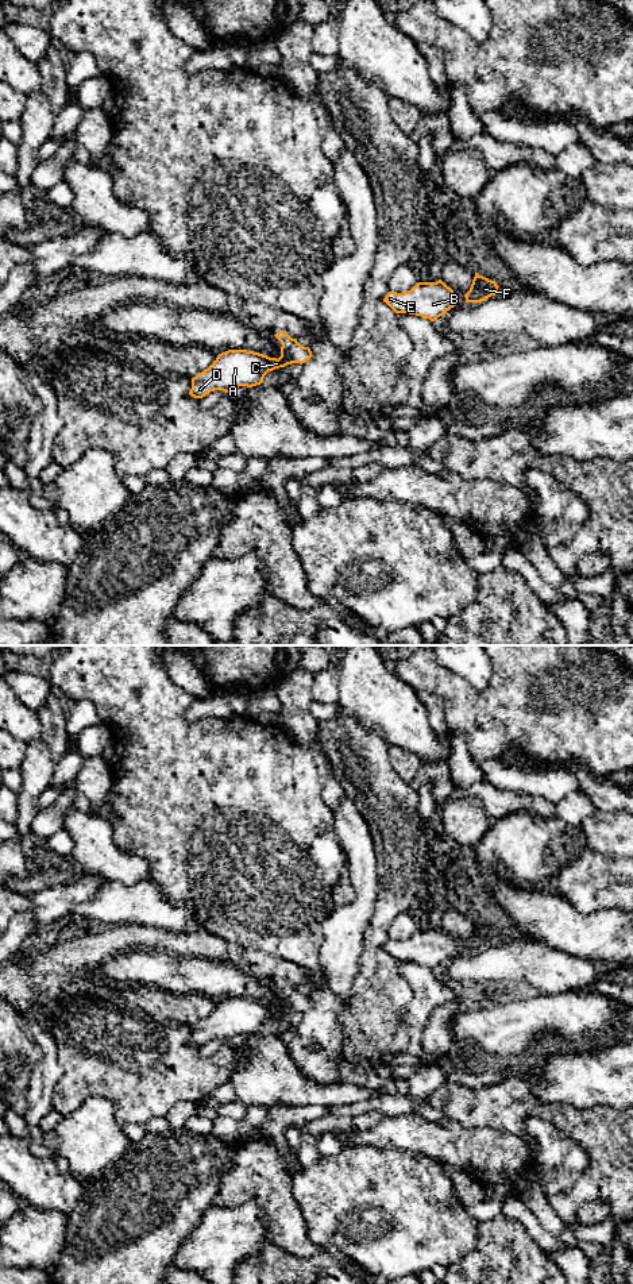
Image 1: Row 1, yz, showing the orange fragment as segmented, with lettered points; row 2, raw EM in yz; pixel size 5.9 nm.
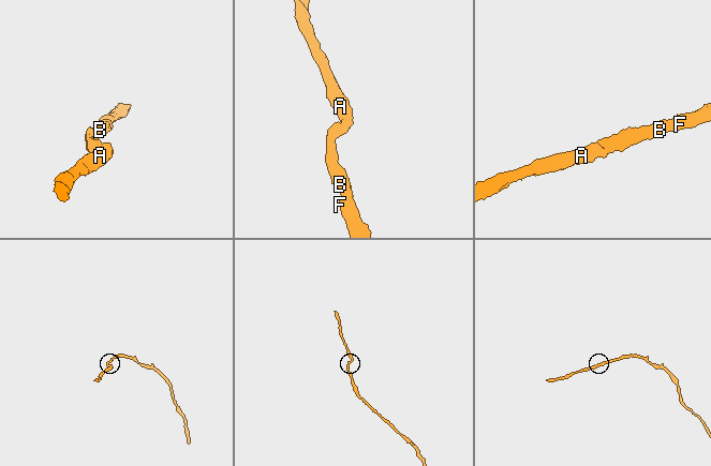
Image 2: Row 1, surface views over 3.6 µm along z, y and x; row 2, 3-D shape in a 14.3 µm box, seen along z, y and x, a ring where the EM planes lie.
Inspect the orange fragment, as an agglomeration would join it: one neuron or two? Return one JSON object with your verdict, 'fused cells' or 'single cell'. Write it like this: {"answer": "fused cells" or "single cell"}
{"answer": "single cell"}

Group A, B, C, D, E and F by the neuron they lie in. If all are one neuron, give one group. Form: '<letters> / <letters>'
A B C D E F

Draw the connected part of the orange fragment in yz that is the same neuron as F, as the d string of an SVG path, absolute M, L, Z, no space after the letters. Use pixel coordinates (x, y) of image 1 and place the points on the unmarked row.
M475 921L470 938L464 942L466 951L480 951L486 946L495 944L498 938L495 929Z

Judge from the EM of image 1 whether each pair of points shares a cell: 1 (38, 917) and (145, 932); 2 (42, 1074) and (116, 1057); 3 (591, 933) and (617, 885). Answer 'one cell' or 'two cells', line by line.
1: two cells
2: two cells
3: two cells

